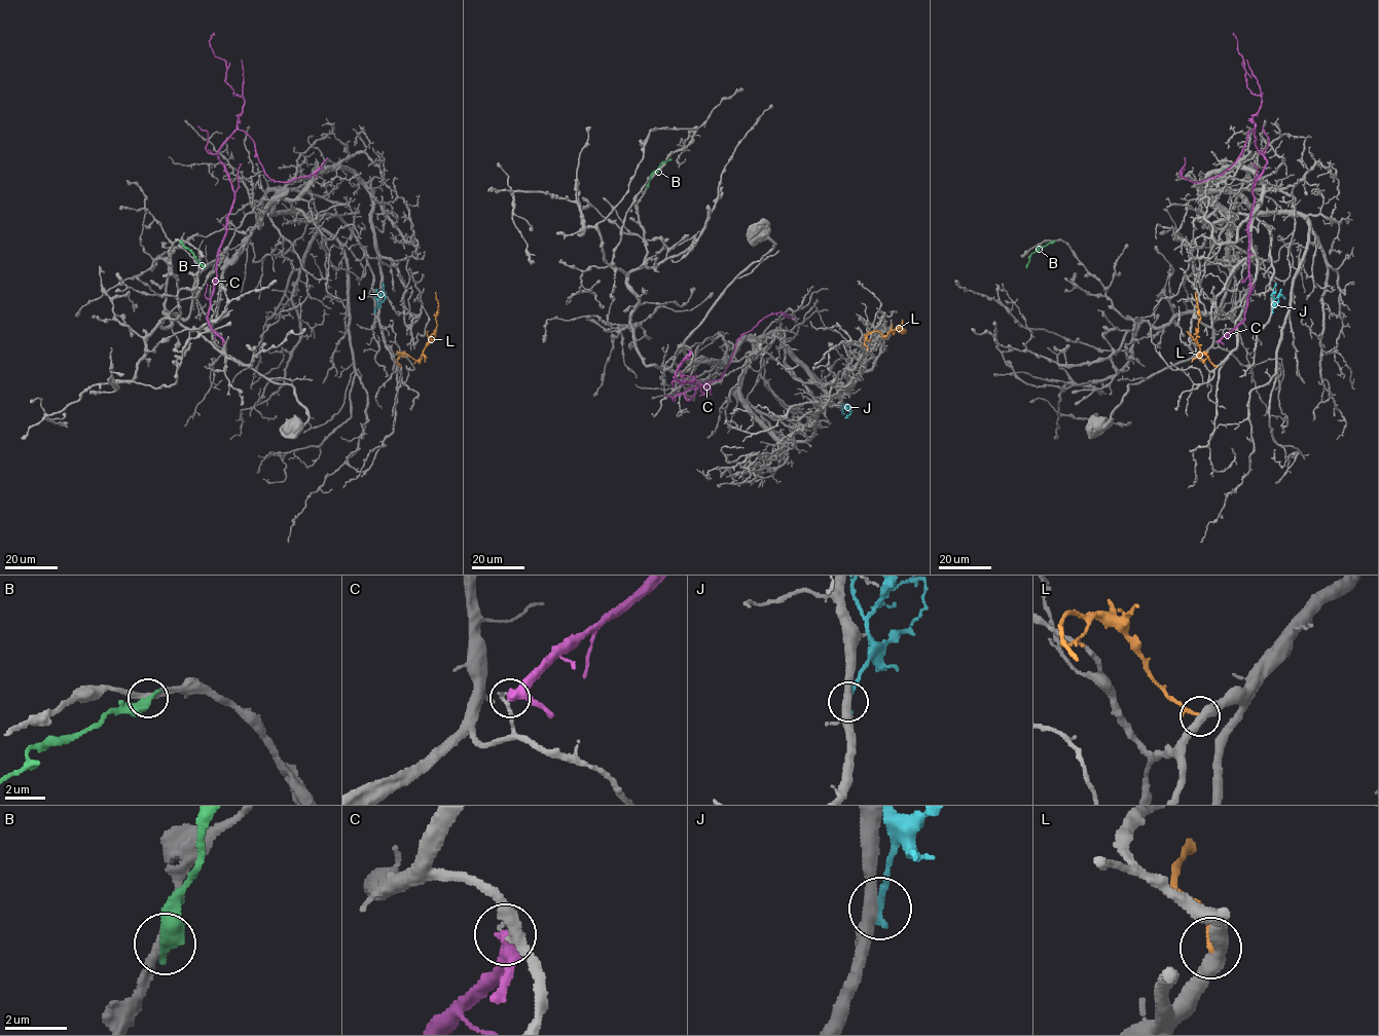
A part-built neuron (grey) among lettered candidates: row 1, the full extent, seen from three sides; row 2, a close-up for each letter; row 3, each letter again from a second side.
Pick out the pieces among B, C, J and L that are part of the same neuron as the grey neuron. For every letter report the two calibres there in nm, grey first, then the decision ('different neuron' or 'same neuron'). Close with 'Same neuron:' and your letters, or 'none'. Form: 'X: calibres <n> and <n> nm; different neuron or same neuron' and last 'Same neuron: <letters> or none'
B: calibres 280 and 500 nm; different neuron
C: calibres 220 and 400 nm; different neuron
J: calibres 400 and 260 nm; different neuron
L: calibres 460 and 200 nm; different neuron
Same neuron: none

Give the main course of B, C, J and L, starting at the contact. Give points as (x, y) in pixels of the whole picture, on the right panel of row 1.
B: (1053, 241), (1032, 253), (1025, 267)
C: (1218, 341), (1244, 319), (1253, 189), (1267, 161), (1254, 130), (1221, 174), (1192, 182), (1180, 174), (1185, 157)
J: (1272, 311), (1276, 283)
L: (1217, 366), (1202, 353), (1198, 356), (1202, 361), (1197, 340), (1200, 317), (1195, 292)

